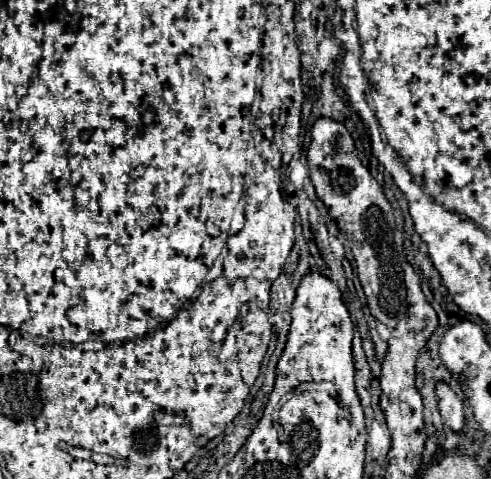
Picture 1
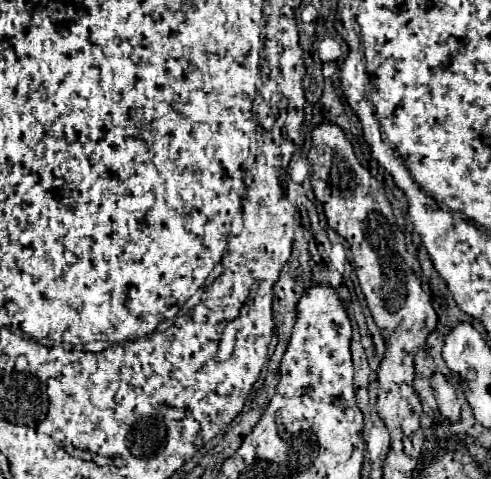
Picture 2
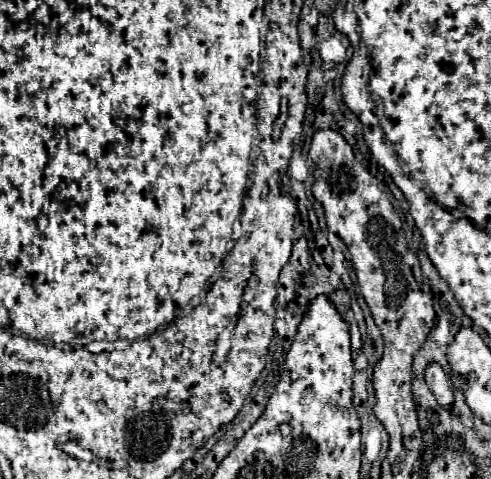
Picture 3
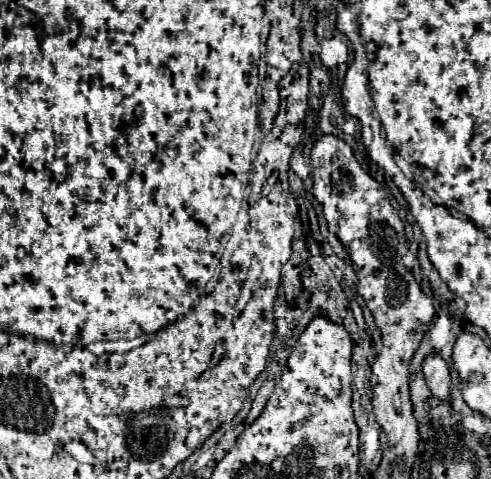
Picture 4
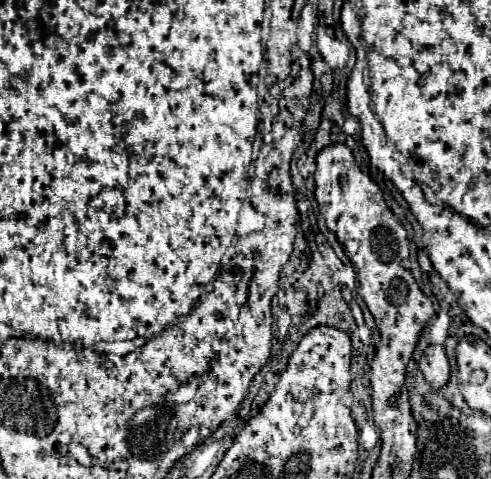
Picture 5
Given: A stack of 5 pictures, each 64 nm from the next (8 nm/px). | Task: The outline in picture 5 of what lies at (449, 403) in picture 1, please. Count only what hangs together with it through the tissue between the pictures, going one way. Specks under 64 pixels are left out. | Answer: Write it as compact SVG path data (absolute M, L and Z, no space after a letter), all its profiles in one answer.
M436 344L428 346L424 350L424 356L420 358L418 366L424 372L426 380L432 384L432 388L436 388L436 390L442 388L450 378L450 362L448 362L444 346L436 346Z

